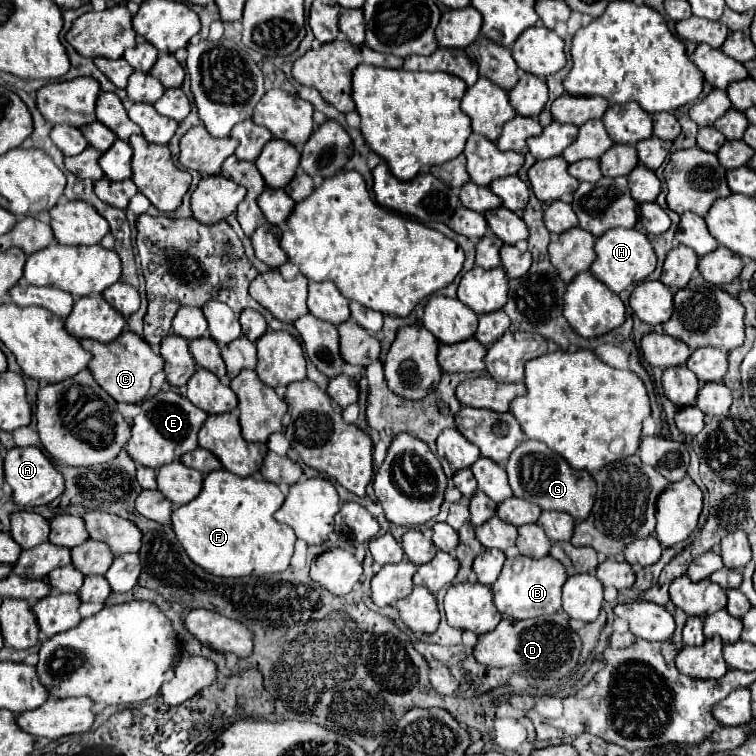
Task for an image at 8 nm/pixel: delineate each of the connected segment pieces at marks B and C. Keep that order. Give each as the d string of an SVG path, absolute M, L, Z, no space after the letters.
M518 556L518 560L522 562L520 572L512 570L514 560L506 560L498 580L492 584L492 600L494 600L494 606L498 608L498 612L504 616L516 618L516 620L556 614L560 610L560 588L564 586L564 582L568 578L564 566L550 556L544 556L540 560Z
M124 332L120 334L120 338L116 338L110 344L102 344L96 340L82 340L82 346L88 352L92 352L92 360L88 368L92 370L96 382L116 402L128 402L128 404L142 402L150 390L152 376L164 368L164 358L160 354L154 354L152 348L142 340L142 336L134 332Z

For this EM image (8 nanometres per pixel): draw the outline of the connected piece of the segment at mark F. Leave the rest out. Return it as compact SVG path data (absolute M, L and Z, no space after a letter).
M216 470L204 478L202 492L192 502L174 508L172 528L178 542L184 546L186 554L190 556L190 560L200 568L204 568L208 574L224 576L224 578L276 574L288 568L296 542L294 530L274 520L274 512L282 506L282 502L284 502L284 494L272 482L256 480L252 476L240 478L236 474L230 474L228 470Z

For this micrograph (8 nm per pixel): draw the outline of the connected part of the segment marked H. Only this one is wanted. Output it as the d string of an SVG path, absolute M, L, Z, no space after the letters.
M612 228L596 238L594 250L596 250L596 260L590 266L590 272L616 294L620 294L624 288L632 284L646 280L656 268L654 248L646 238L646 234L640 232L638 228Z

